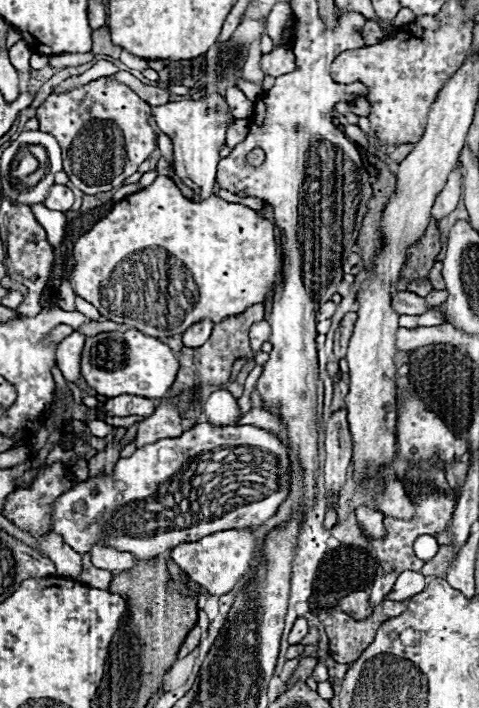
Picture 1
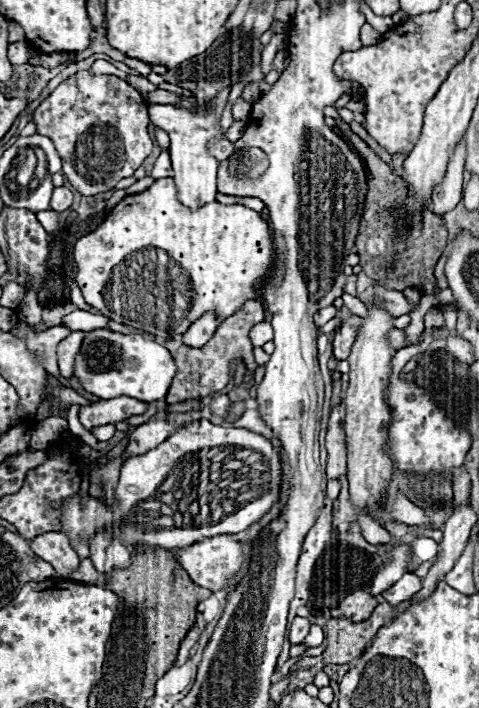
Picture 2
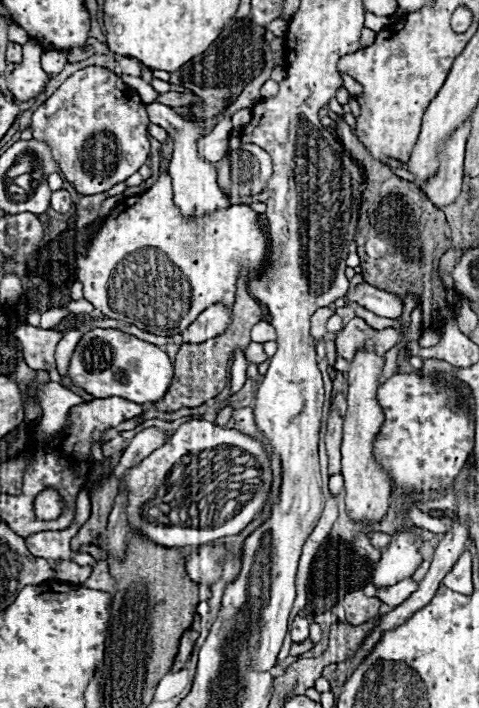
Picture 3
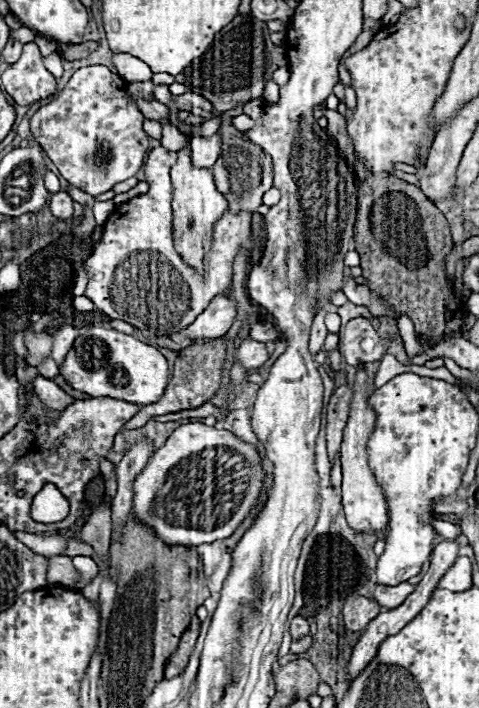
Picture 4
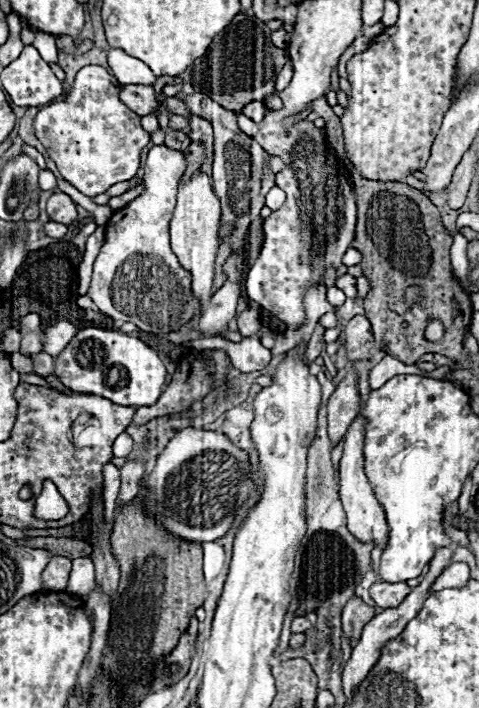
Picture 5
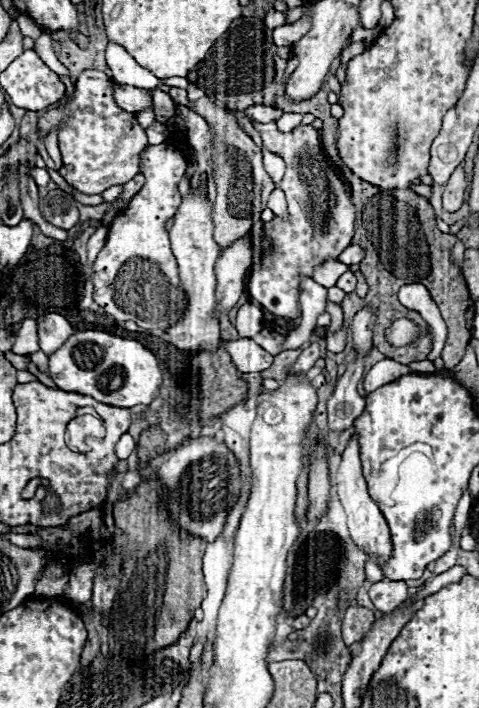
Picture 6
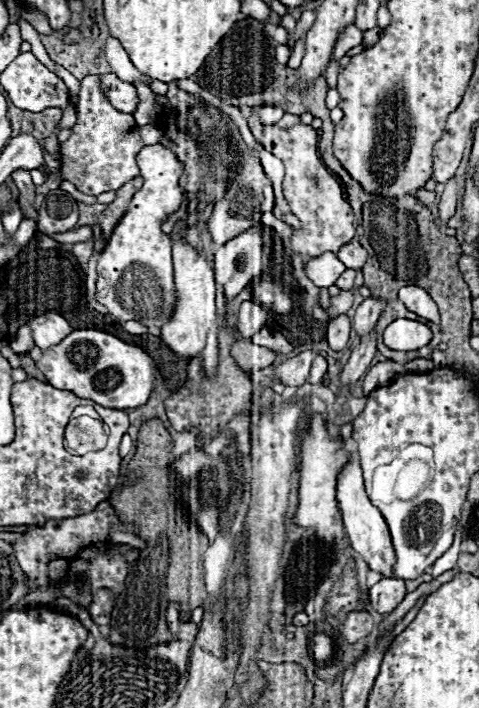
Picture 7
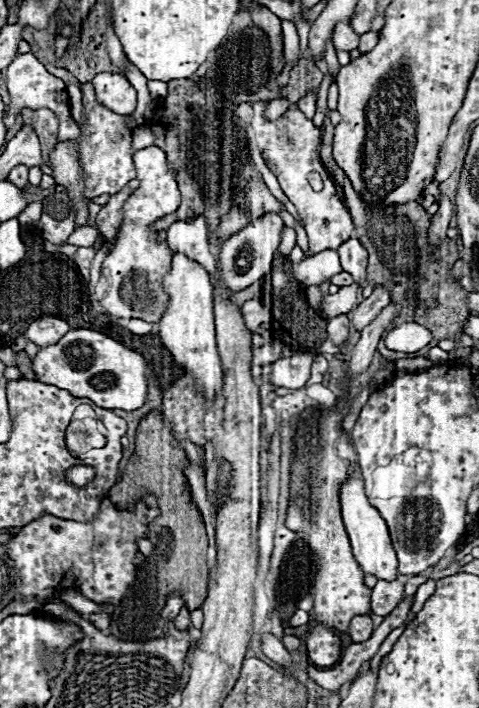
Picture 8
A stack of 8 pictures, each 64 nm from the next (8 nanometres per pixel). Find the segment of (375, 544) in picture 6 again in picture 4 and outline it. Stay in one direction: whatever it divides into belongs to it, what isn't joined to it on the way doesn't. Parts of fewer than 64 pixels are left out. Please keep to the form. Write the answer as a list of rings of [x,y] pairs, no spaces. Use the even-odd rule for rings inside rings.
[[[358,370],[356,376],[352,374],[348,378],[348,382],[352,382],[354,398],[352,398],[352,412],[350,412],[348,424],[344,428],[344,442],[342,442],[342,450],[340,450],[340,456],[342,456],[342,504],[344,504],[348,526],[352,530],[362,532],[362,534],[380,534],[388,526],[388,506],[386,506],[380,486],[376,484],[376,478],[372,476],[372,472],[368,468],[368,454],[366,454],[366,444],[368,444],[370,432],[374,430],[374,422],[376,422],[376,414],[368,406],[370,376],[366,370]]]

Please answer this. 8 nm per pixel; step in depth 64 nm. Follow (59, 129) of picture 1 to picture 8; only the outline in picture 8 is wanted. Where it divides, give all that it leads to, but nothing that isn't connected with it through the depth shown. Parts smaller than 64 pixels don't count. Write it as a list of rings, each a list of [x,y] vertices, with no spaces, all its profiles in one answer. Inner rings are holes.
[[[82,84],[82,102],[86,114],[86,126],[80,126],[84,138],[76,138],[74,142],[80,146],[80,164],[84,170],[84,184],[86,184],[86,198],[96,198],[102,194],[116,194],[120,192],[130,180],[136,178],[136,168],[132,164],[132,132],[126,128],[124,116],[112,114],[112,110],[104,110],[96,102],[96,94],[92,84]]]

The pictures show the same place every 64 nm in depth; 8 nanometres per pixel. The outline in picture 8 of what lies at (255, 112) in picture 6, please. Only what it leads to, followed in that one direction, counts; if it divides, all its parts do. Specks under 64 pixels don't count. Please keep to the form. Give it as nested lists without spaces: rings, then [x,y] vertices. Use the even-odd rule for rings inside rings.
[[[284,98],[272,100],[272,102],[268,102],[266,118],[268,118],[268,120],[276,120],[276,118],[280,118],[288,108],[290,108],[290,102],[288,102],[288,100],[284,100]]]

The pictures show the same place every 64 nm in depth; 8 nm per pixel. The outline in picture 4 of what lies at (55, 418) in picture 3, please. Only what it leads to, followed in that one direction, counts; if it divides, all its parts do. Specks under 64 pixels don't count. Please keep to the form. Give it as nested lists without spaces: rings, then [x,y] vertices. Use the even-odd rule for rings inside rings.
[[[36,376],[36,378],[32,380],[32,384],[34,384],[36,394],[38,394],[40,400],[44,402],[46,410],[50,410],[50,414],[48,414],[50,420],[56,418],[56,414],[58,414],[56,410],[62,410],[64,406],[68,406],[68,402],[74,402],[72,396],[64,394],[64,392],[62,392],[62,390],[60,390],[52,380],[48,380],[48,378]]]

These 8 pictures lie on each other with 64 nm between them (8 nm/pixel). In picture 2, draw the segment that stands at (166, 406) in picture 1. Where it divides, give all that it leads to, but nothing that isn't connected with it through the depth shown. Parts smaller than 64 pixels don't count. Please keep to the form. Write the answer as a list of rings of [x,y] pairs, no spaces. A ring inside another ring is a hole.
[[[150,420],[148,424],[138,426],[132,436],[130,436],[130,444],[126,448],[126,452],[130,456],[140,456],[146,454],[148,450],[160,446],[160,442],[164,442],[168,436],[172,436],[176,432],[176,428],[168,422],[168,420]]]

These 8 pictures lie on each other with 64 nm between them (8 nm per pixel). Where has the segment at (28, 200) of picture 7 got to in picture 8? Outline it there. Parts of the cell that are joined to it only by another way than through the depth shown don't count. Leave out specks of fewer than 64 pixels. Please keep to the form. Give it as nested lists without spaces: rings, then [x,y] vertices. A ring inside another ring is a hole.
[[[14,166],[12,170],[10,170],[10,174],[8,174],[8,180],[12,182],[12,184],[16,184],[18,188],[24,188],[26,184],[28,184],[28,168],[26,166]]]

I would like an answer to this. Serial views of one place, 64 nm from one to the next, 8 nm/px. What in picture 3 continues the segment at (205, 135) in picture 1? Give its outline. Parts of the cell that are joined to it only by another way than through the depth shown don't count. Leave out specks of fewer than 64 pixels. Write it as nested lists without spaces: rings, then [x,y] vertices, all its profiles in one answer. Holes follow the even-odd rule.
[[[160,102],[146,104],[146,114],[148,114],[152,124],[158,124],[158,126],[166,128],[166,132],[170,132],[174,136],[174,152],[172,152],[168,174],[170,174],[172,184],[174,184],[174,204],[178,206],[180,214],[184,218],[190,218],[190,216],[212,214],[218,208],[228,208],[230,202],[228,202],[226,194],[216,184],[216,168],[214,168],[214,164],[206,164],[202,158],[198,158],[196,140],[206,134],[204,132],[204,122],[196,124],[192,120],[186,120],[186,118],[178,116],[170,106],[164,106]]]

